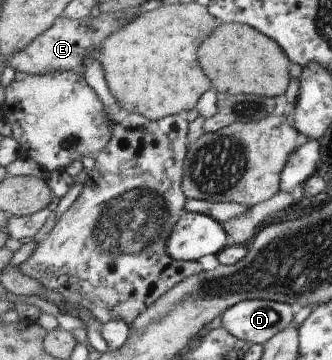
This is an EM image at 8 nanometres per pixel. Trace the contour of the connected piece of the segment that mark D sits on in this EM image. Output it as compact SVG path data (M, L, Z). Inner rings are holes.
M249 299L221 316L221 324L248 344L264 344L292 324L296 308L269 299Z

